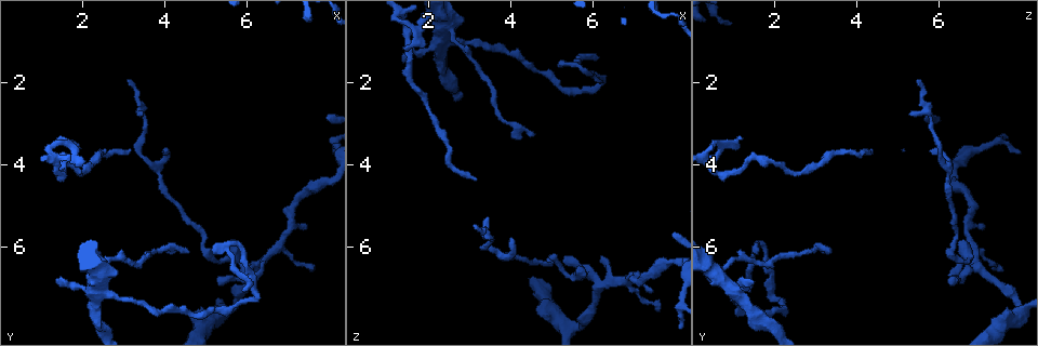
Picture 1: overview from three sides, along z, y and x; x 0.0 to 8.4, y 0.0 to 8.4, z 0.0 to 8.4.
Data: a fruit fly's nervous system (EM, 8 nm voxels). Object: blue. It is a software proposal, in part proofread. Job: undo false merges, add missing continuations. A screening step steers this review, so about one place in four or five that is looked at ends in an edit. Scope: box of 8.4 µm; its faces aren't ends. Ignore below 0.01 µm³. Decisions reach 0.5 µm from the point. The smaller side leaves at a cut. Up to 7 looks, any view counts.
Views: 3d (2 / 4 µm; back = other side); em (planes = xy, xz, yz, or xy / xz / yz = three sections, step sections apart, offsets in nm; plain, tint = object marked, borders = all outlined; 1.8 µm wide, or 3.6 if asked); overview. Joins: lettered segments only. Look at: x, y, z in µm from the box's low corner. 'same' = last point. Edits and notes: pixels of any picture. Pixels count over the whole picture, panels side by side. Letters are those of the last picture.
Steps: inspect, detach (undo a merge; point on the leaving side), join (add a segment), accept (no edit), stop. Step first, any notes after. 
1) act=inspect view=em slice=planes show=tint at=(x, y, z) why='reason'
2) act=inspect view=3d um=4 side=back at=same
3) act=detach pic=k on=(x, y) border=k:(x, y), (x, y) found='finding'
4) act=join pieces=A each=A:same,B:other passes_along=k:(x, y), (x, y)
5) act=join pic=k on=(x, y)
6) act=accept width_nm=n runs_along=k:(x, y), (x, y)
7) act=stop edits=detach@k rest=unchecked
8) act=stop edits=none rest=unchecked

act=inspect view=3d um=4 at=(5.70, 5.90, 1.65) why='abrupt turn'

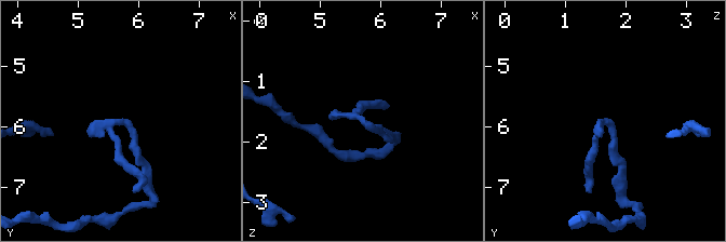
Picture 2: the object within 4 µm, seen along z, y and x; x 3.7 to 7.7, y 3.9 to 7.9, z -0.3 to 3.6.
act=inspect view=em slice=planes show=tint at=(5.70, 5.95, 1.65) why='now the EM'

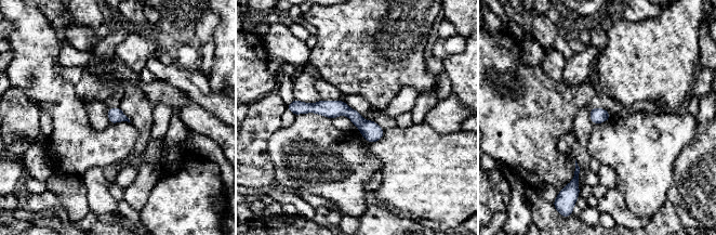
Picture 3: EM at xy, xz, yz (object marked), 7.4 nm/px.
act=inspect view=em slice=planes show=borders at=same

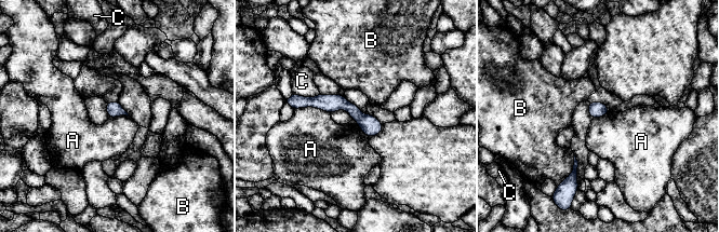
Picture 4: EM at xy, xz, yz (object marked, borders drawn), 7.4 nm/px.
act=accept each=A:other,B:other,C:other border=4:(294, 109), (316, 107), (330, 113) found='all the same neuron'

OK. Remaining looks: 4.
act=inspect view=em slice=planes show=borders at=(1.55, 3.55, 0.65) why='sharp bend'

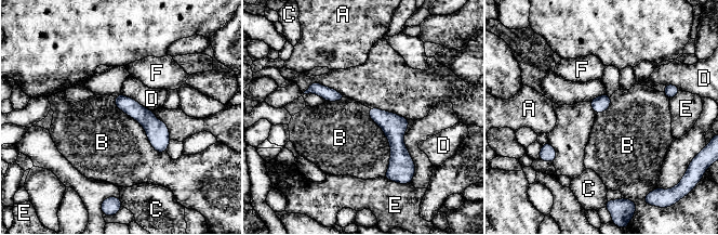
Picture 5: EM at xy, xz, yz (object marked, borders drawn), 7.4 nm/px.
act=accept width_nm=120 longest_contact=B:550nm each=A:other,B:other,C:other,D:other,E:other,F:other found='one neuron here'

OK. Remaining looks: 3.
act=inspect view=em slice=planes show=borders at=(3.45, 2.75, 5.30) why='an open end'

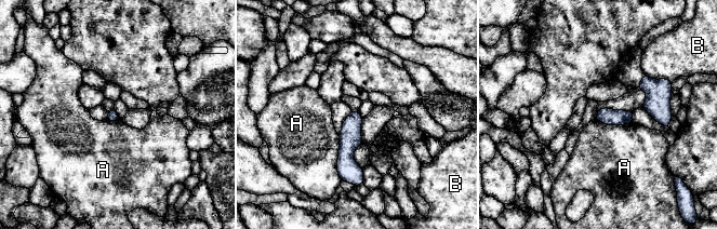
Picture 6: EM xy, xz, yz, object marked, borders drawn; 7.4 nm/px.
act=accept each=A:other,B:other found='none of them fits'

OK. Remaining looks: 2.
act=stop edits=none rest=unchecked

